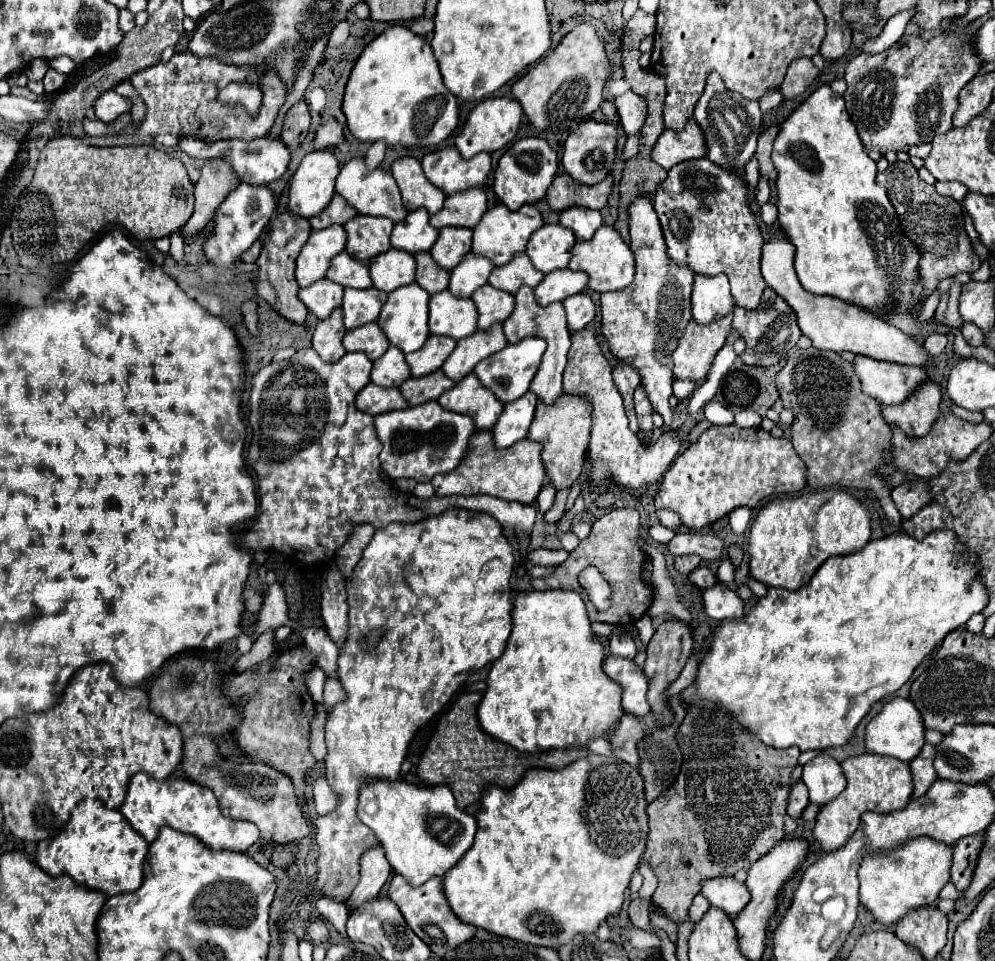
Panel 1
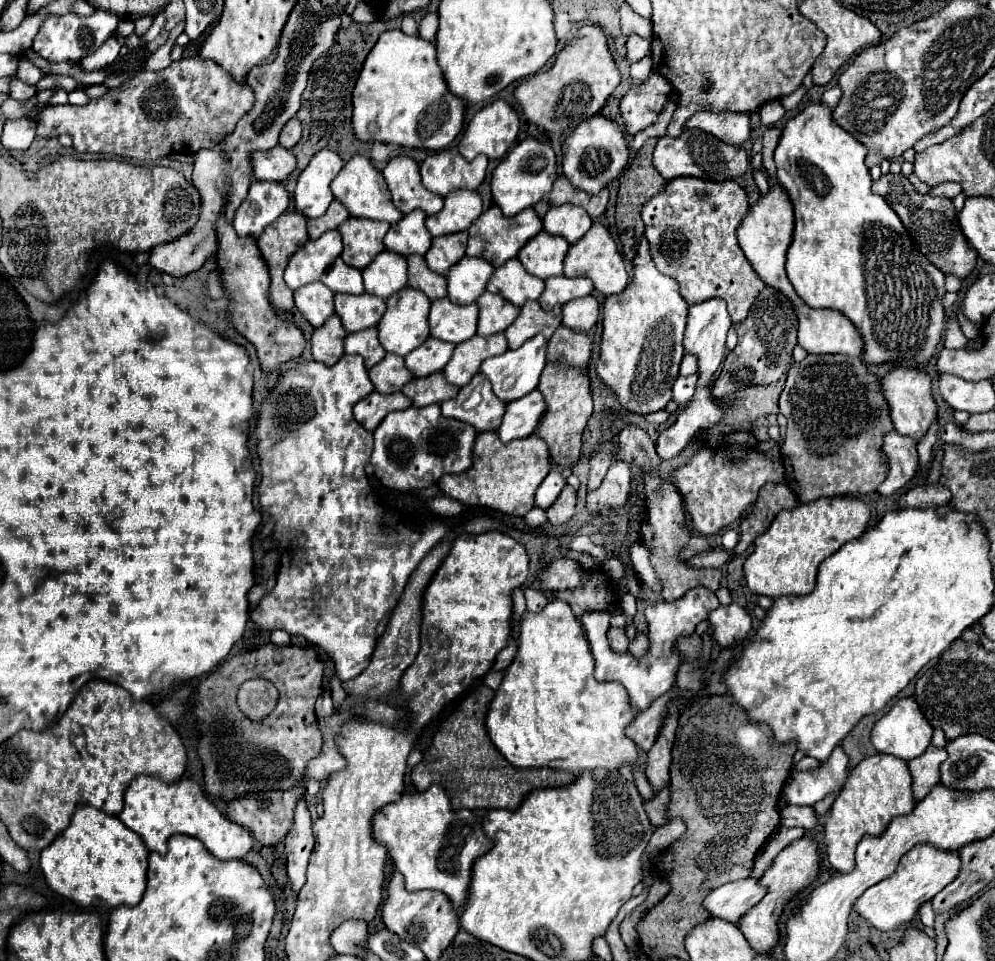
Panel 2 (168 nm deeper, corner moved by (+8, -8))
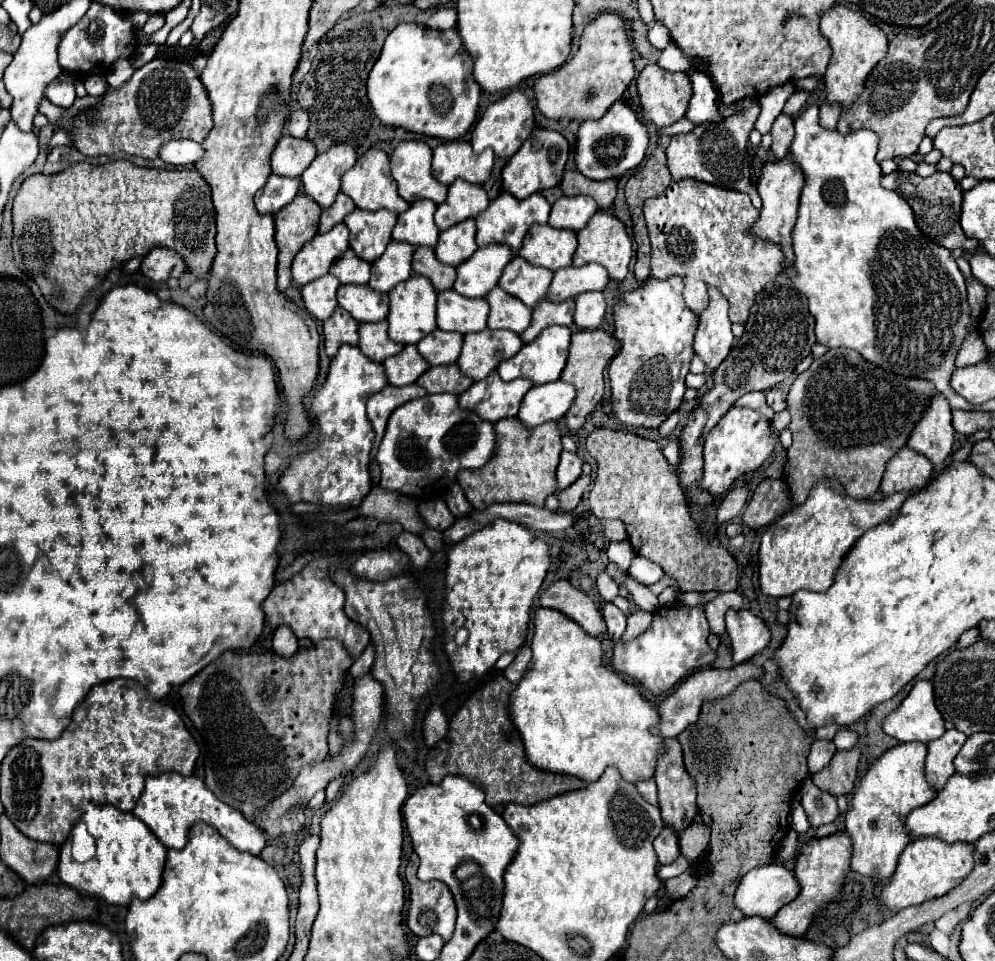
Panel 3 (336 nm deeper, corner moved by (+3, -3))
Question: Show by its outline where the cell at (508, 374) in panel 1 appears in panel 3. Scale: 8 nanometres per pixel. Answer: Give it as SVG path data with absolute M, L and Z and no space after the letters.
M551 325L551 327L543 329L541 335L539 335L535 341L525 343L515 357L511 357L511 359L507 359L507 361L501 361L501 365L497 367L497 373L501 375L503 381L531 379L535 385L543 385L543 383L557 381L557 379L561 377L563 369L565 369L565 363L567 363L569 341L571 341L571 331L569 331L569 327Z

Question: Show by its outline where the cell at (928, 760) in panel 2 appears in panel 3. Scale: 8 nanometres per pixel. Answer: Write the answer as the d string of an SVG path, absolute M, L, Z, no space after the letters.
M949 729L943 733L943 737L929 743L925 771L927 771L929 785L935 787L937 791L941 791L945 787L945 783L949 781L949 777L955 773L953 759L959 753L959 749L963 747L965 739L967 739L967 735L961 733L959 729Z

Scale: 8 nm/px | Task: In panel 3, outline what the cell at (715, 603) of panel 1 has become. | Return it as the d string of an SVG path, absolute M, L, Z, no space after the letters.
M729 611L727 613L727 635L733 645L733 661L745 663L755 653L763 651L771 641L771 631L751 611Z

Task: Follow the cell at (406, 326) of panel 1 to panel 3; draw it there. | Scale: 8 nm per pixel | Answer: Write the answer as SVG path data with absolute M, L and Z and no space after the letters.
M413 275L405 283L399 283L395 289L389 291L389 299L391 299L391 307L389 307L387 321L389 321L389 337L393 341L403 345L415 345L421 337L437 329L437 323L435 323L437 291L433 289L433 283L427 277Z

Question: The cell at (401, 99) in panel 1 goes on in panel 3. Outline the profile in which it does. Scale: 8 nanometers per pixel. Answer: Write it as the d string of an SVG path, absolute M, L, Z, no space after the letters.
M399 23L385 39L383 51L367 81L373 113L383 125L453 141L463 137L477 119L481 87L473 77L473 59L465 53L457 29L429 29Z

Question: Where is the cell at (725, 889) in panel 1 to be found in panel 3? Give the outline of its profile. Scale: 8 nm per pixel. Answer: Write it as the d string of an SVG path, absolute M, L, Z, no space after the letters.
M771 863L743 875L735 893L735 907L747 917L759 915L771 919L777 915L777 909L793 901L797 893L799 885L793 869Z

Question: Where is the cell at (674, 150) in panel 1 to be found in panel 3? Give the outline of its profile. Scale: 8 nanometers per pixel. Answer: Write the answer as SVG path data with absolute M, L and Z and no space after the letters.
M755 103L751 109L743 111L741 115L731 115L721 121L711 121L705 125L697 125L693 131L685 135L671 137L671 143L667 147L667 167L673 175L673 179L697 179L711 183L715 187L733 189L747 193L751 199L759 197L755 185L751 183L751 171L749 171L749 133L755 125L755 119L759 115L761 107Z

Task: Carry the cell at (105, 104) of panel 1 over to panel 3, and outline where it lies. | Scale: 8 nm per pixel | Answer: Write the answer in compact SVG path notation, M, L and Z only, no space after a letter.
M53 79L47 87L45 87L45 97L53 103L53 105L59 105L59 107L71 107L75 103L75 87L67 81L59 81L59 79Z

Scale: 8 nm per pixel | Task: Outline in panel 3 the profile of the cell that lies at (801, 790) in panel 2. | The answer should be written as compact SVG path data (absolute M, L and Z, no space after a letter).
M845 729L845 731L839 731L839 733L835 735L833 743L835 743L837 749L851 749L851 747L857 743L857 739L859 739L859 735L857 735L855 731Z

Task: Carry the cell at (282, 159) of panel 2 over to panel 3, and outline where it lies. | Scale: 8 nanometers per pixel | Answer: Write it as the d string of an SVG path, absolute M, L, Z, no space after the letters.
M283 135L271 157L271 169L275 175L299 177L307 165L317 157L317 149L309 139L297 139Z

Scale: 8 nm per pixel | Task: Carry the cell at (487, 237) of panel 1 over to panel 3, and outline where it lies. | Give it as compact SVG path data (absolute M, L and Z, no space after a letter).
M501 193L495 201L491 201L491 205L483 213L479 213L475 217L475 221L477 221L477 245L485 247L491 243L507 243L517 253L521 249L521 243L523 243L527 229L539 221L547 223L549 209L551 209L551 205L547 203L547 199L541 193L533 193L527 199L515 199L511 193Z

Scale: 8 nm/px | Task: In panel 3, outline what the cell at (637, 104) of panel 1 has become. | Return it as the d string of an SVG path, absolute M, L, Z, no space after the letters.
M647 65L639 79L641 109L647 121L667 127L685 115L693 85L685 73L669 73L659 65Z

